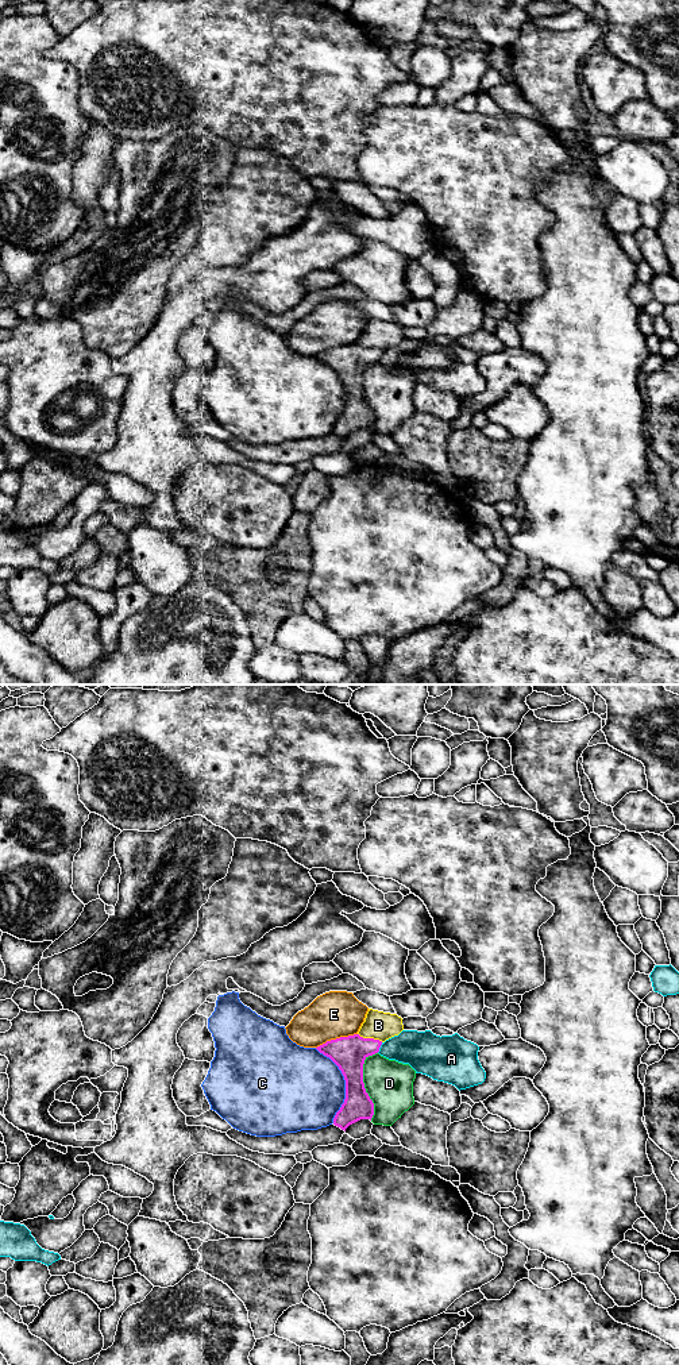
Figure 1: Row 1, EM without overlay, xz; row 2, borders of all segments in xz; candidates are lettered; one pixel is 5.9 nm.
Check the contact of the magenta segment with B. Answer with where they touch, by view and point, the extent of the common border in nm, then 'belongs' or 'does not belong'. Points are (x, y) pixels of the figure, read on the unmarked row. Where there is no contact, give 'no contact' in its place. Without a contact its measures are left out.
meets magenta in xz at (370, 347); contact 160 nm long; belongs

